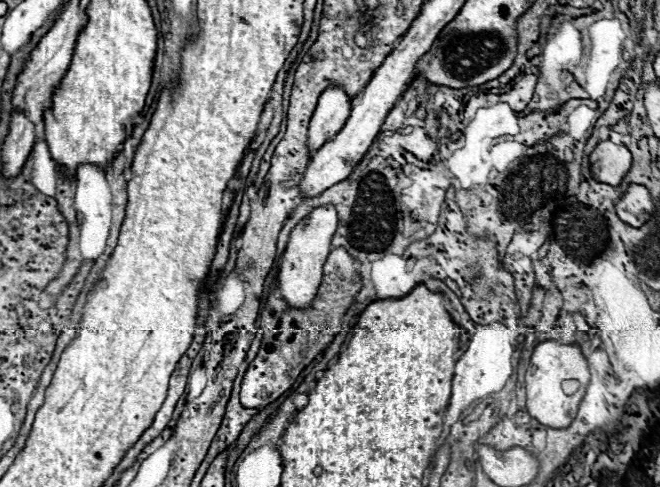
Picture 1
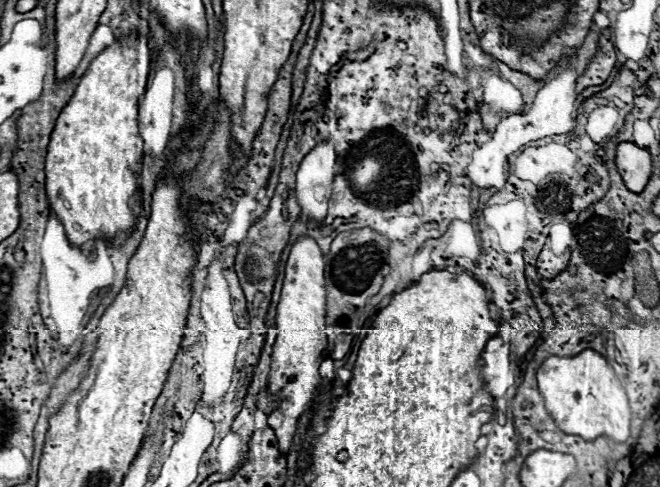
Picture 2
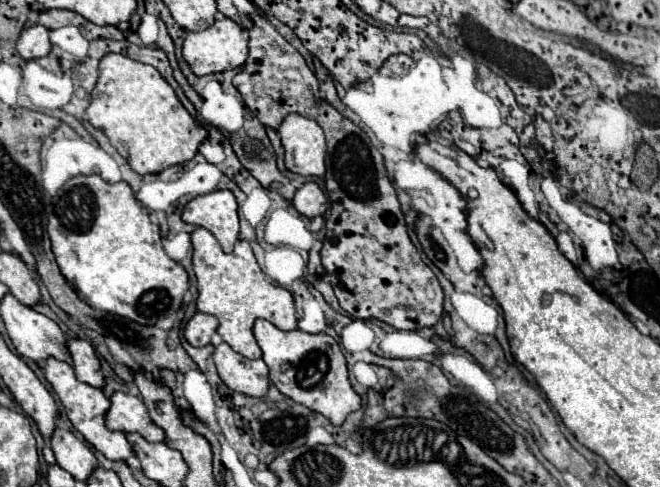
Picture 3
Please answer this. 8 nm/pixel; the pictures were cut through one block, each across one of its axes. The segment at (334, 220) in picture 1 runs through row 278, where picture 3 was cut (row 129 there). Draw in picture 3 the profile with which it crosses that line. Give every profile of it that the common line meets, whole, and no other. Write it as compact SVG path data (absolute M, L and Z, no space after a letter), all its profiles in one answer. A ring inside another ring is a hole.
M288 114L278 128L278 134L286 150L284 164L290 172L318 178L324 176L326 140L322 128L314 120L300 114Z

